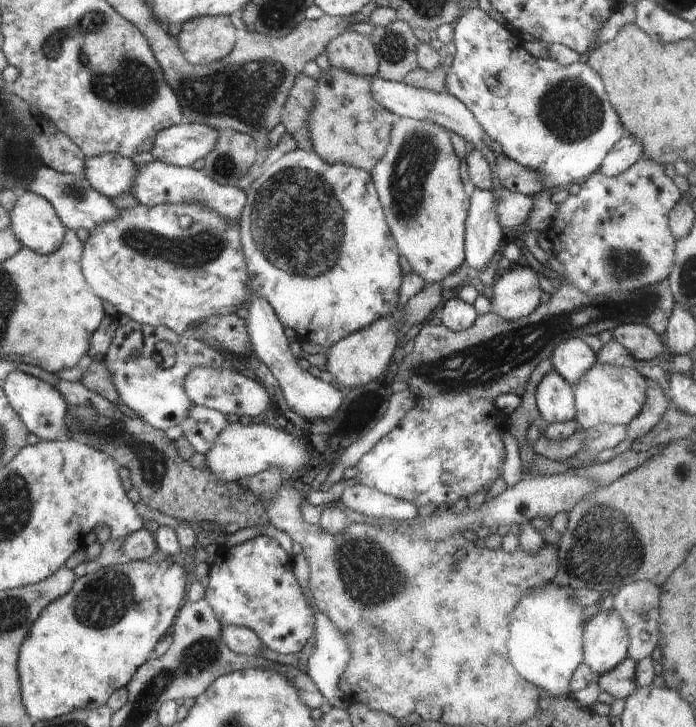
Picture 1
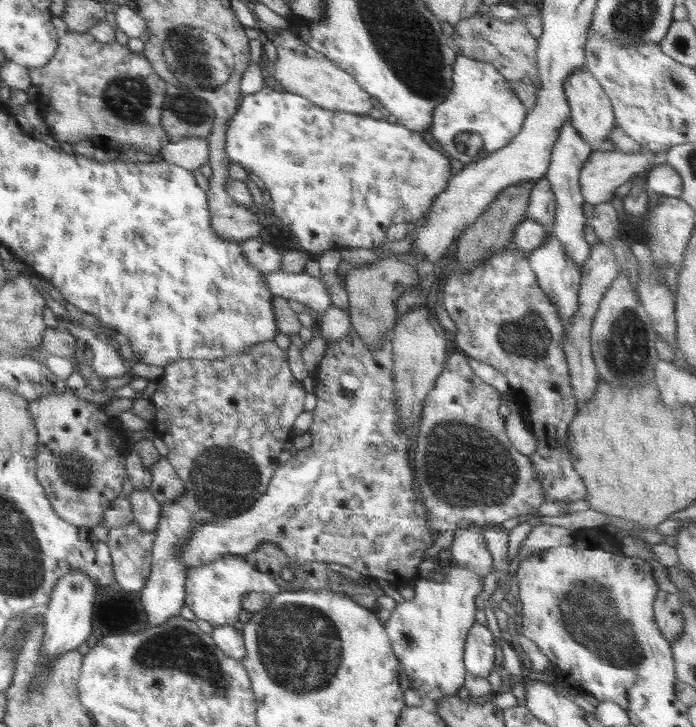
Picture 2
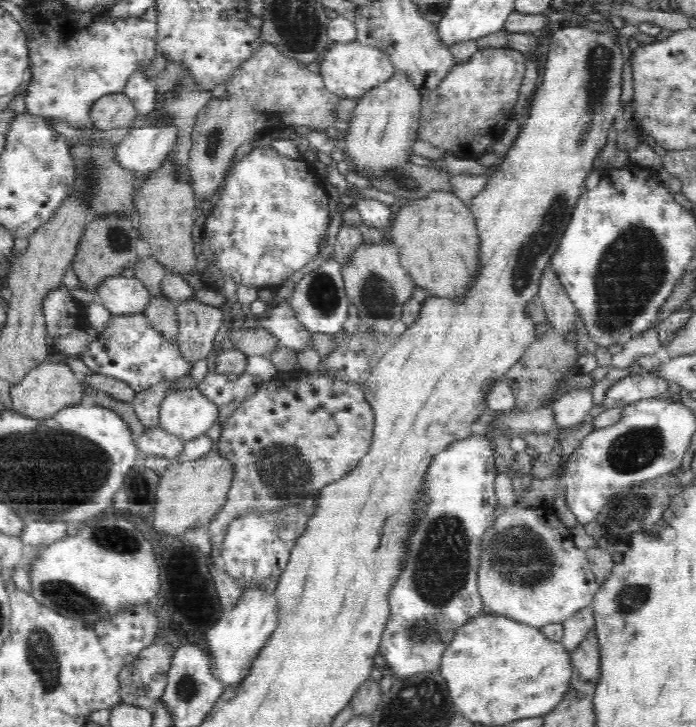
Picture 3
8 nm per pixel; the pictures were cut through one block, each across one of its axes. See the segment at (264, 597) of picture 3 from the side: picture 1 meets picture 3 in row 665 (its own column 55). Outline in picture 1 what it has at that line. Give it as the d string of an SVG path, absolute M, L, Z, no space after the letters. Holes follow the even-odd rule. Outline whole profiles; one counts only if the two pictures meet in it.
M29 191L24 192L20 198L17 198L14 209L9 212L9 218L11 219L10 227L21 246L36 251L37 254L56 253L65 243L68 228L61 222L53 204L48 199L42 198L41 195Z

